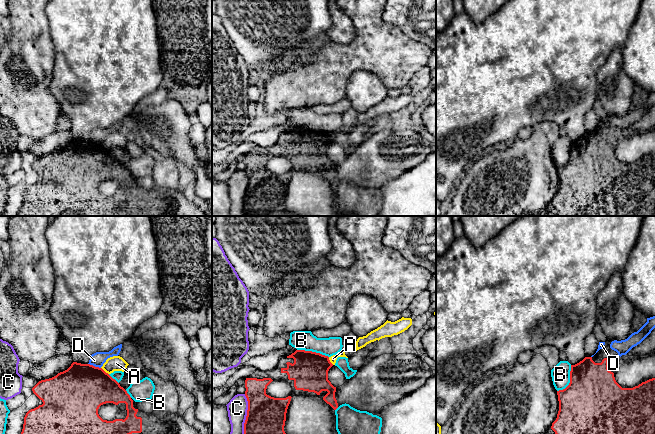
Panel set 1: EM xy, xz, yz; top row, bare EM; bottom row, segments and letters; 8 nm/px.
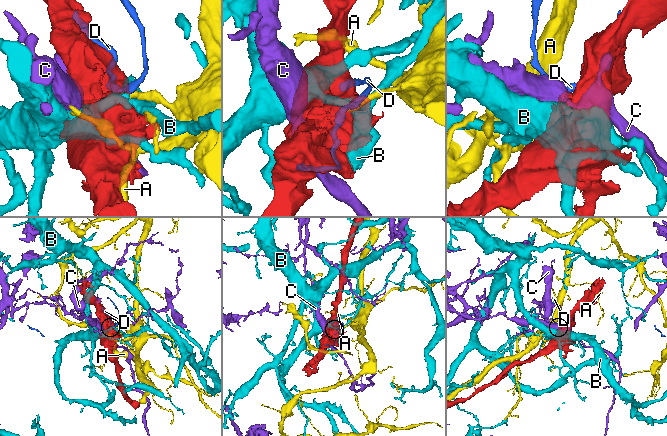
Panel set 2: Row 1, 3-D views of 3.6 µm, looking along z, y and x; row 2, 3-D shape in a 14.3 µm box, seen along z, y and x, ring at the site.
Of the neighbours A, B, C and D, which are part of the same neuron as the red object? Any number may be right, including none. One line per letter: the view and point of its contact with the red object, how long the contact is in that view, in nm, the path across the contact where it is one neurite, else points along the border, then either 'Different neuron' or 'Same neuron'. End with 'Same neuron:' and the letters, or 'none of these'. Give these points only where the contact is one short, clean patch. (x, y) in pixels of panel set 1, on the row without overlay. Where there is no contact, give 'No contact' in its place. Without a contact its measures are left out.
A: Touches red at xy (104, 147). Shared border 90 nm. Different neuron
B: Touches red at xz (313, 128). Shared border 260 nm. Different neuron
C: Touches red at xz (246, 193). Shared border 360 nm. Different neuron
D: Touches red at xy (94, 142). Shared border 110 nm. Same neuron
Same neuron: D

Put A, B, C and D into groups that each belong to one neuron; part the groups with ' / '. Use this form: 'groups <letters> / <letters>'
groups A / B / C / D

